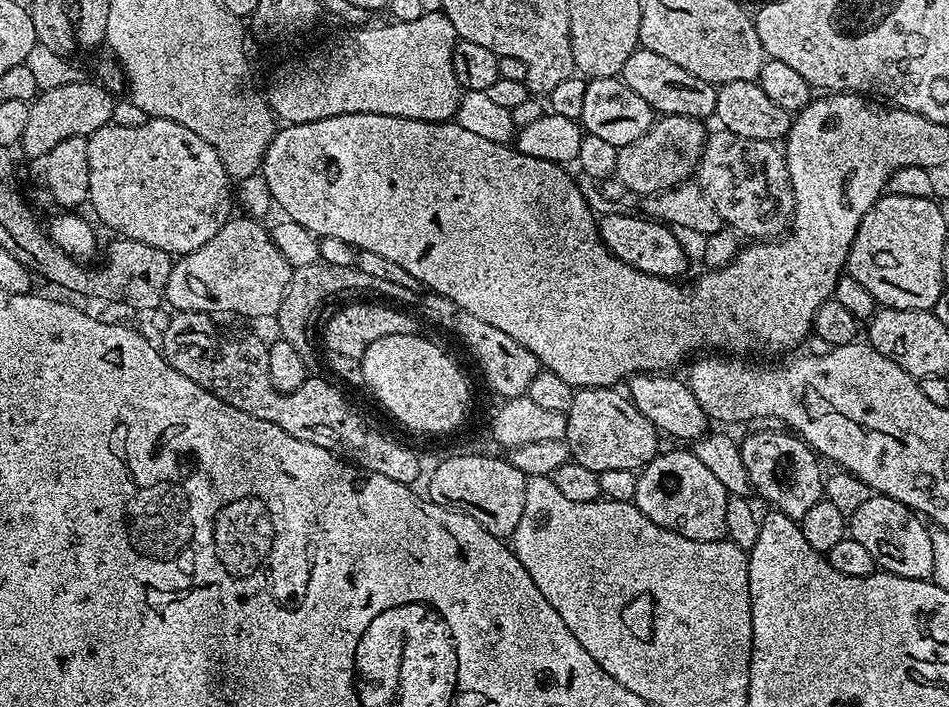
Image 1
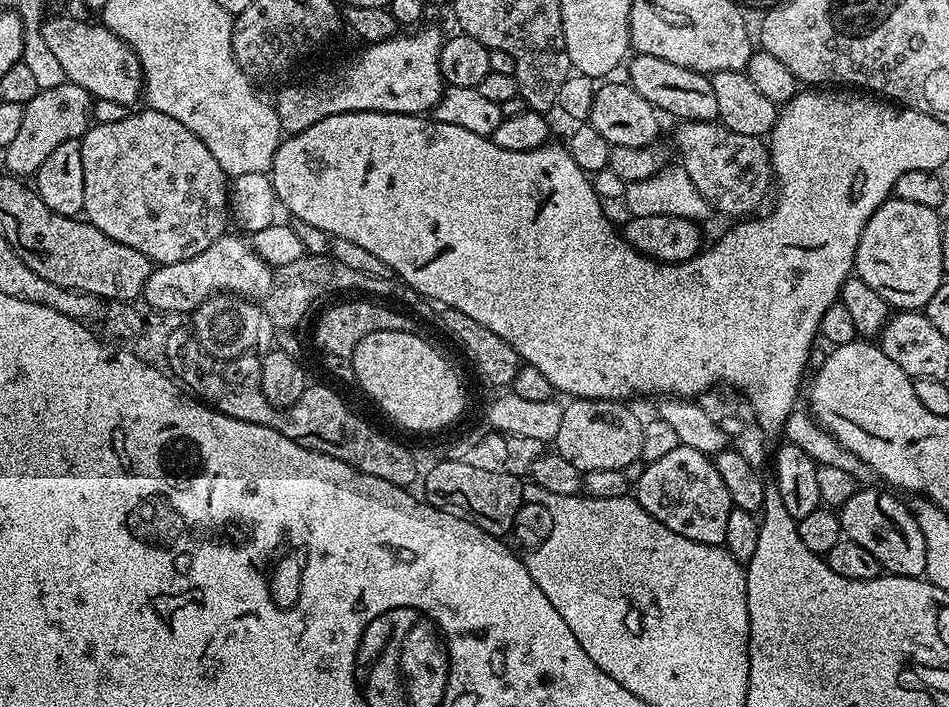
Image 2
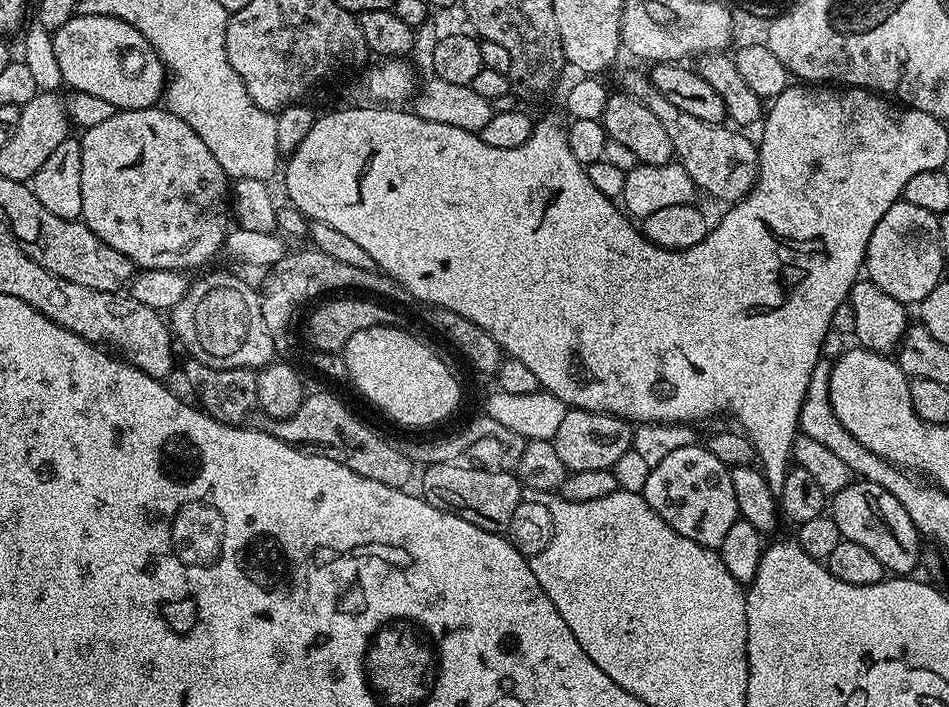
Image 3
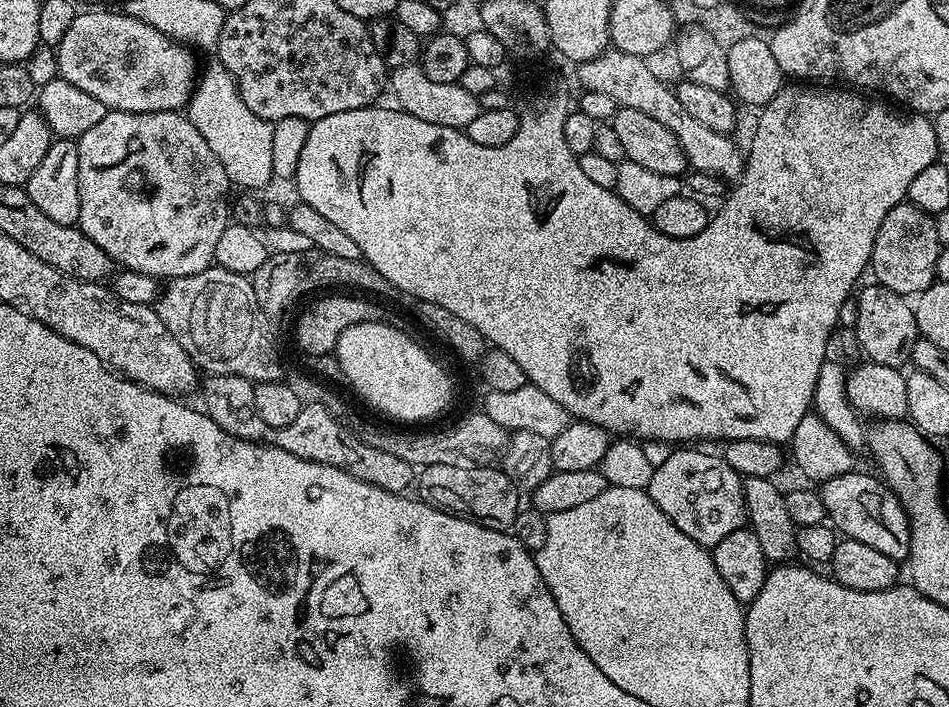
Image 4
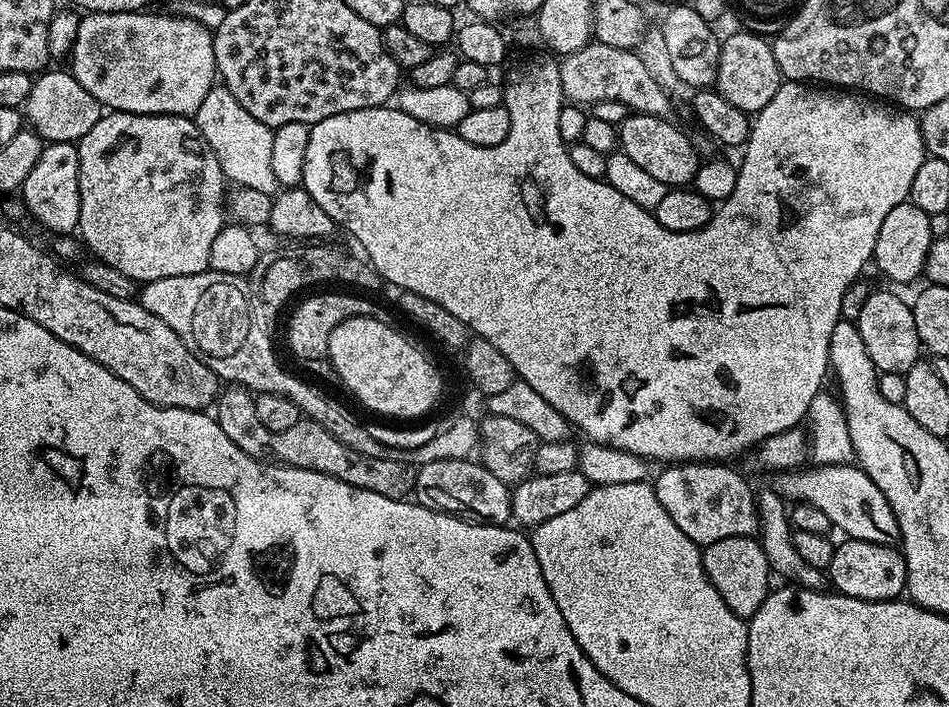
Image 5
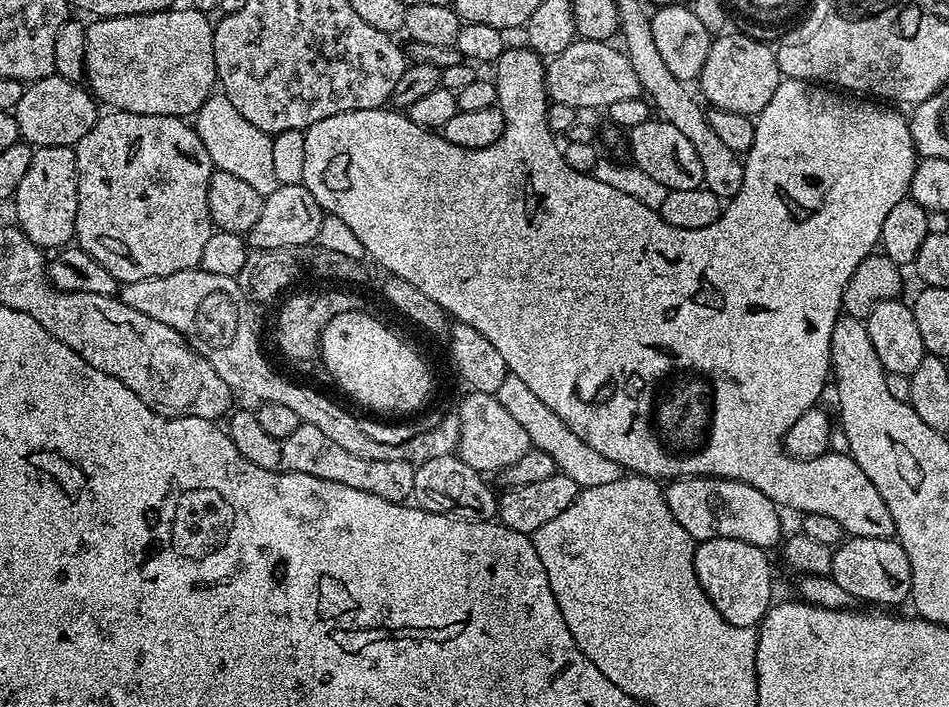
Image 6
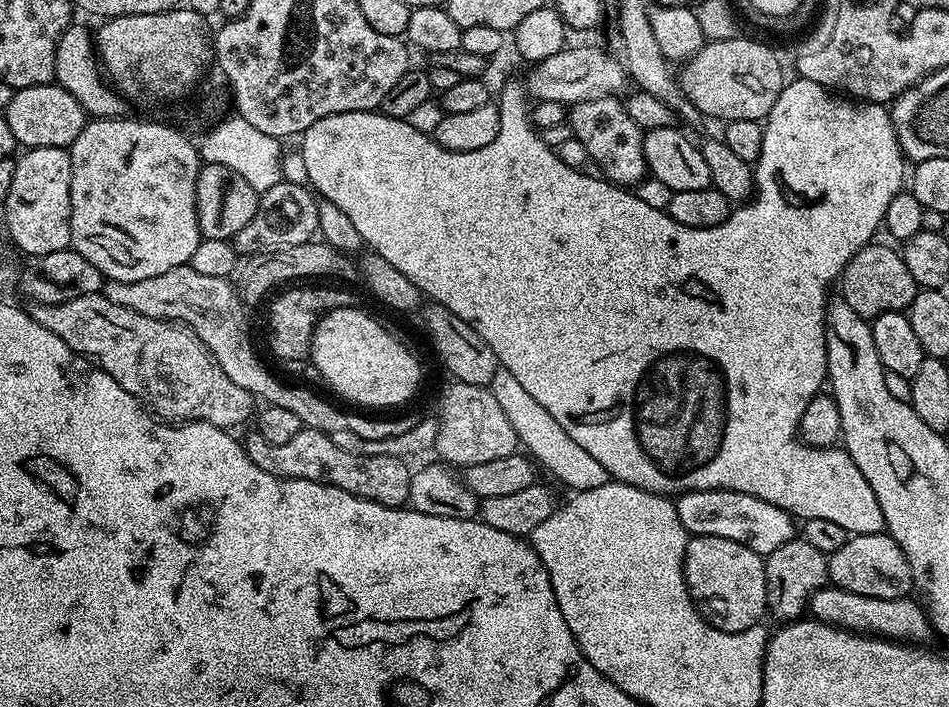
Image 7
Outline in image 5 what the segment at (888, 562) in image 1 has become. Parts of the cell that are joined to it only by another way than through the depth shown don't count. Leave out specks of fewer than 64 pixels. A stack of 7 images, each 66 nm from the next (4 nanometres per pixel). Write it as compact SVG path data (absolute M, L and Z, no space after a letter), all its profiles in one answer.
M855 463L842 466L808 466L803 470L792 470L781 476L784 476L778 485L781 496L792 502L818 506L818 510L823 510L826 518L830 518L833 529L841 528L845 537L890 545L895 545L899 541L898 518L894 518L894 510L890 510L890 502L886 502L886 494L882 494L882 490L878 490L878 486L874 486L874 482L870 482L870 478Z

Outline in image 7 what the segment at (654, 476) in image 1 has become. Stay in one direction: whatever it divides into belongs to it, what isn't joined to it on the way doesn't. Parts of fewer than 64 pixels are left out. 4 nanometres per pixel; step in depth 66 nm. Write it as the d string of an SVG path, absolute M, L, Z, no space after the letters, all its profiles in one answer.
M725 488L694 490L680 493L674 503L682 526L692 536L730 538L730 542L742 542L750 546L750 550L761 554L778 550L778 546L798 536L797 521L790 513L762 498L754 498L754 494L742 494Z

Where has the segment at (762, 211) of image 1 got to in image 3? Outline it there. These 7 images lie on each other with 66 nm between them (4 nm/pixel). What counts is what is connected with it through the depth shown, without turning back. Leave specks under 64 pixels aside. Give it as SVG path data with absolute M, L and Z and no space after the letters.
M640 72L626 73L622 88L629 96L634 97L638 102L642 102L646 106L646 110L650 110L650 114L654 114L654 118L658 118L658 122L662 122L662 126L666 126L666 134L670 134L675 159L685 168L686 173L693 179L701 193L705 192L706 195L713 196L716 200L725 200L725 205L731 206L737 200L744 199L750 189L756 185L756 177L760 175L760 153L757 145L753 141L751 144L740 133L743 131L724 124L702 122L702 118L694 118L694 114L686 114L686 110L678 110L678 106L673 106L669 100L662 98L662 94L658 94L658 90L645 73L644 76Z

